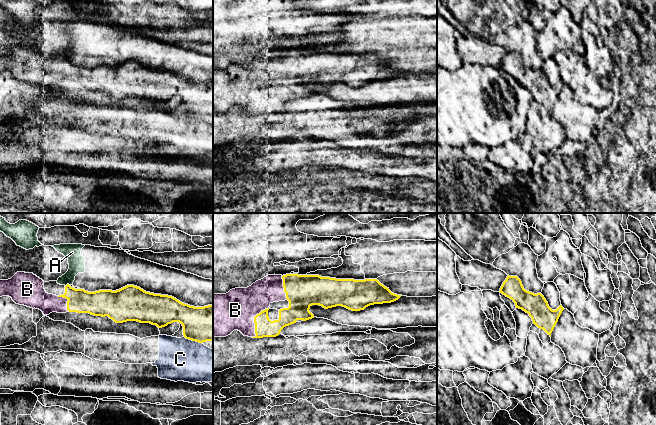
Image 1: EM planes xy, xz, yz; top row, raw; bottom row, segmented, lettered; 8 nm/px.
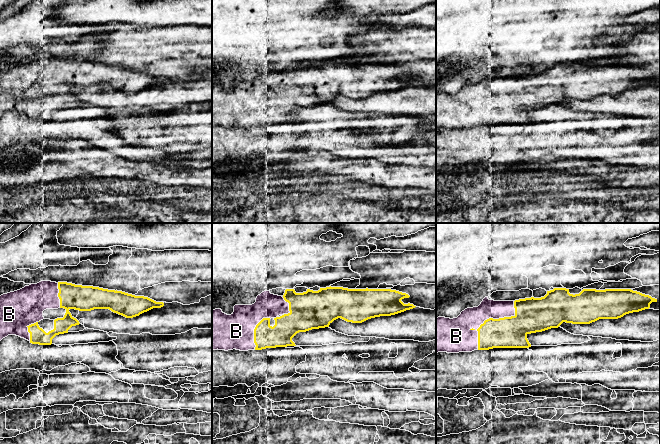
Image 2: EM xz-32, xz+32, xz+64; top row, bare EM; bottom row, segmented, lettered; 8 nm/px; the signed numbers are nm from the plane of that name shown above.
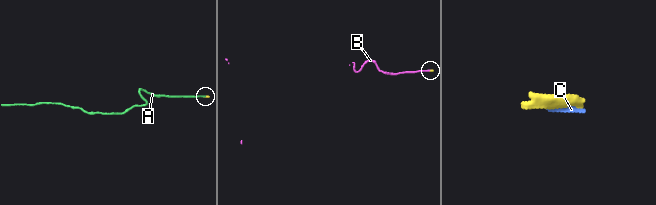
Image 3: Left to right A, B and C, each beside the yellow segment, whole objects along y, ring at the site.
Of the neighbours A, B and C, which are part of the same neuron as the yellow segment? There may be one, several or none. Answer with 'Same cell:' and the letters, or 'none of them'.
Same cell: B

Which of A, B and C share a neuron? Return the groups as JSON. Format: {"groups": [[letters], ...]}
{"groups": [["A"], ["B"], ["C"]]}

